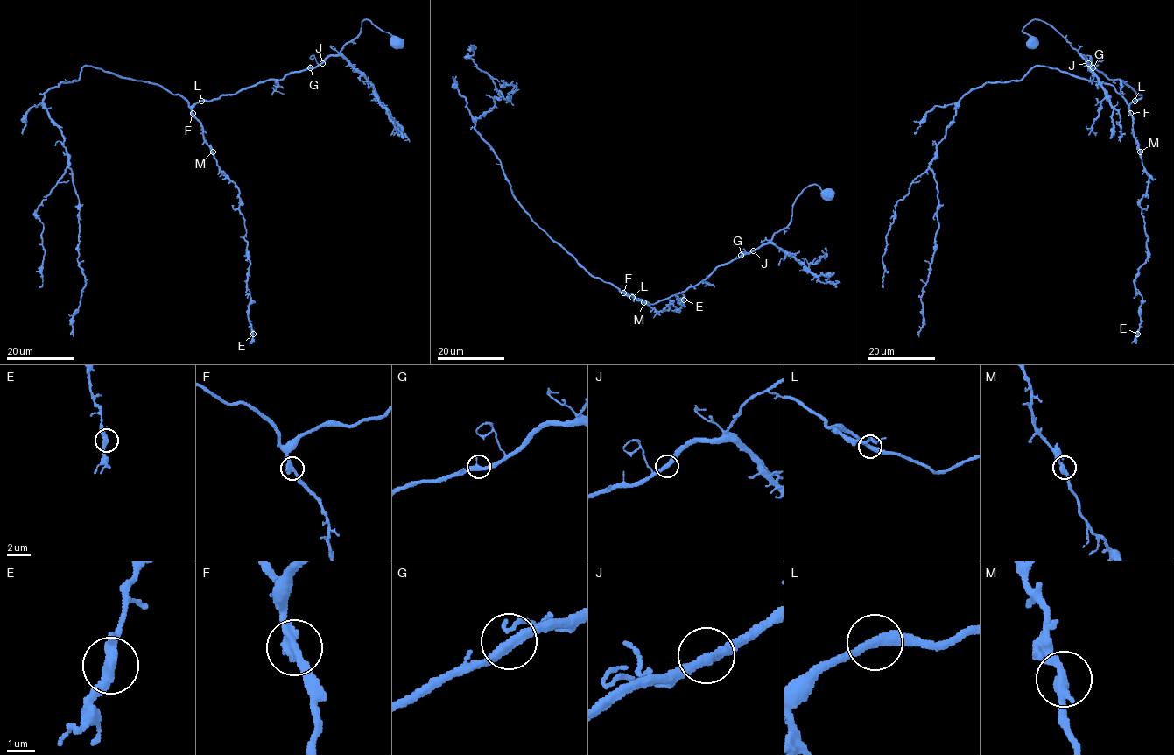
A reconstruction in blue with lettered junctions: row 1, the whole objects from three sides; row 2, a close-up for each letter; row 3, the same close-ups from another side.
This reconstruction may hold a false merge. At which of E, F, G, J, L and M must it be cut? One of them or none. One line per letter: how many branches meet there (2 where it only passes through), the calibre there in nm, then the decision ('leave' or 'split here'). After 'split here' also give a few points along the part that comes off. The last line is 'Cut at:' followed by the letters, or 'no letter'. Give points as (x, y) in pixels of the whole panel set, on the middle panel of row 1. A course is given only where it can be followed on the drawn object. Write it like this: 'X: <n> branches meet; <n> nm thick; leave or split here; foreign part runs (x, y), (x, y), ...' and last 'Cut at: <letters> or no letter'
E: 2 branches meet; 360 nm thick; leave
F: 2 branches meet; 360 nm thick; leave
G: 2 branches meet; 360 nm thick; leave
J: 2 branches meet; 360 nm thick; leave
L: 2 branches meet; 340 nm thick; leave
M: 2 branches meet; 340 nm thick; leave
Cut at: no letter

